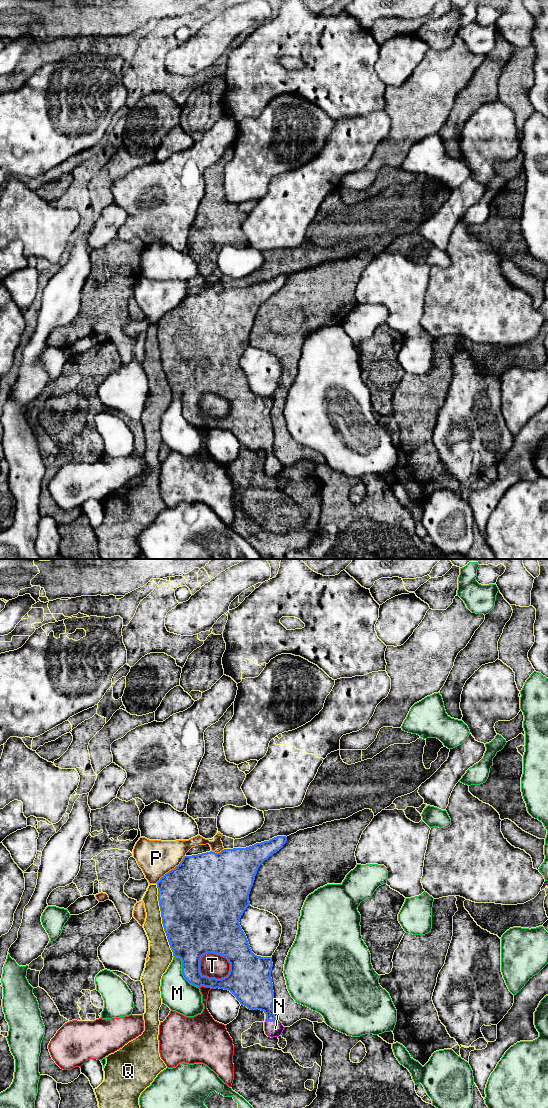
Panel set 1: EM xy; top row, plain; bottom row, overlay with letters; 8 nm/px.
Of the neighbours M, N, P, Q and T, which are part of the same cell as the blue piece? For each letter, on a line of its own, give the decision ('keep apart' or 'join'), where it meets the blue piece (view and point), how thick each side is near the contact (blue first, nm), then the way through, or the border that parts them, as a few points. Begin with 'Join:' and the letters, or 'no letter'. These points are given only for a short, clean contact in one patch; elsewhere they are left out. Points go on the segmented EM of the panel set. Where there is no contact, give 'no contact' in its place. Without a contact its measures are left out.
Join: N
M: keep apart | xy (182, 972) | 300/260 nm
N: join | xy (270, 1020) | 280/130 nm | across xy (256, 993), (267, 1006), (270, 1020), (275, 1028)
P: keep apart | xy (172, 869) | 500/280 nm
Q: keep apart | xy (162, 920) | 500/180 nm
T: keep apart | xy (221, 955) | 440/190 nm

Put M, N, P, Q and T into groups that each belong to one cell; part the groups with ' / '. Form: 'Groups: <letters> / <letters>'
Groups: M P / N / Q / T

